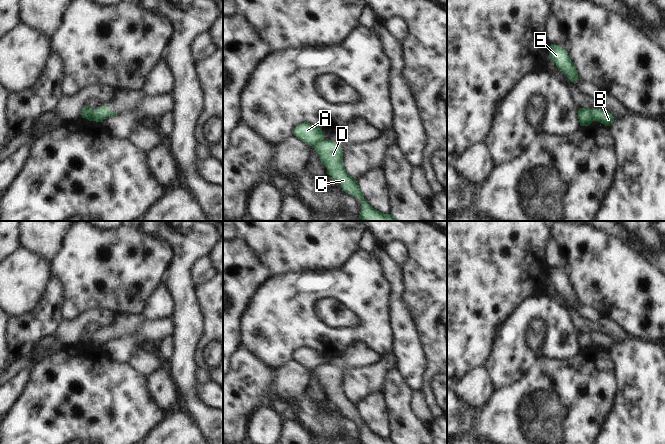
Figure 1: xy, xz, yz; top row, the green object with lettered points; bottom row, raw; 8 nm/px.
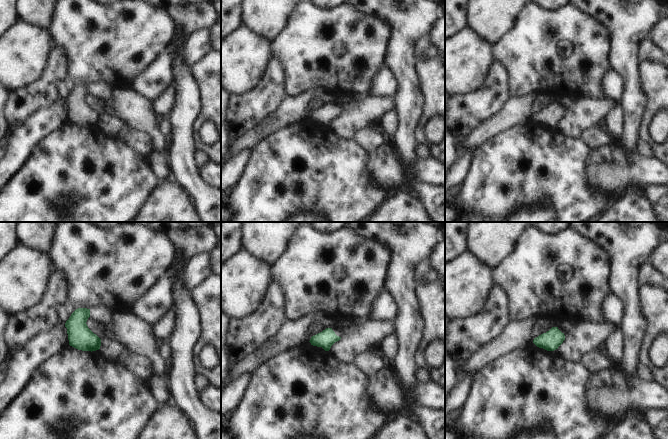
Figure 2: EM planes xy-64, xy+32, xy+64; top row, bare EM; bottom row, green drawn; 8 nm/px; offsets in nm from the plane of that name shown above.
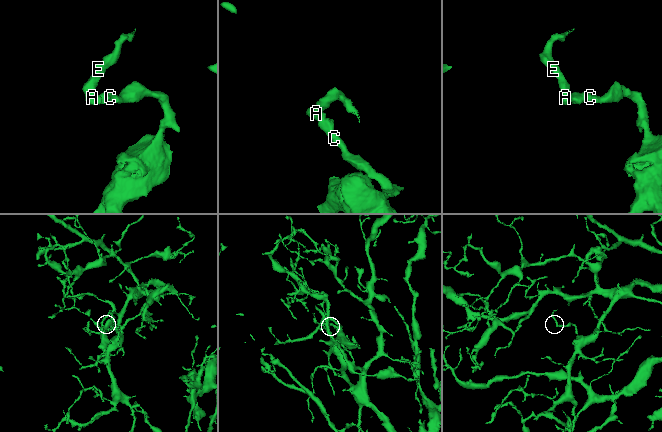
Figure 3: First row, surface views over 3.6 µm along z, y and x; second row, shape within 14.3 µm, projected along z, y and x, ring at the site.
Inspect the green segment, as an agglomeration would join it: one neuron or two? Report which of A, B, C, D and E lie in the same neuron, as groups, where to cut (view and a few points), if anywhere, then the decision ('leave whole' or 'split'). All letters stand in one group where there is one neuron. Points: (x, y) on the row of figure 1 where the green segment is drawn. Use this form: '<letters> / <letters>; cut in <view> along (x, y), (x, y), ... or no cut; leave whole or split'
A E / B C D; cut in xy along (93, 110), (100, 121); split

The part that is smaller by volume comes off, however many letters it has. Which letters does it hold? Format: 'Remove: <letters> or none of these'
Remove: A, E.

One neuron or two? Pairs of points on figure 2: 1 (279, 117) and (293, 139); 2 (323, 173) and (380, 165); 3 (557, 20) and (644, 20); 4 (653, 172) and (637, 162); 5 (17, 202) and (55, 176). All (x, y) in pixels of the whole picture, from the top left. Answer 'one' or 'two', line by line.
1: two
2: two
3: two
4: one
5: one

